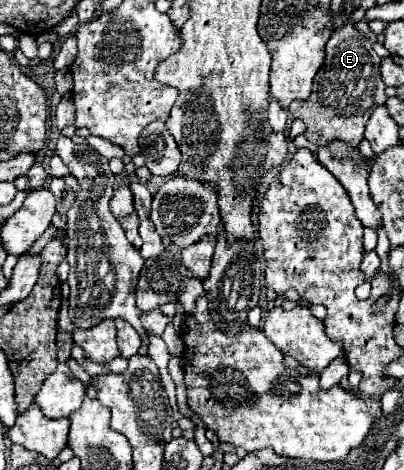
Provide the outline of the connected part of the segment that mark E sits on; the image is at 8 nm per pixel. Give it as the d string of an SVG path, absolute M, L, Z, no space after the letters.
M345 23L333 31L327 43L327 57L319 75L313 81L313 91L305 101L293 101L289 111L293 117L303 119L307 125L307 139L315 145L325 147L333 139L349 143L349 147L359 147L363 141L363 131L369 115L381 105L385 105L385 83L379 73L381 57L373 51L371 41L357 31L353 23Z

